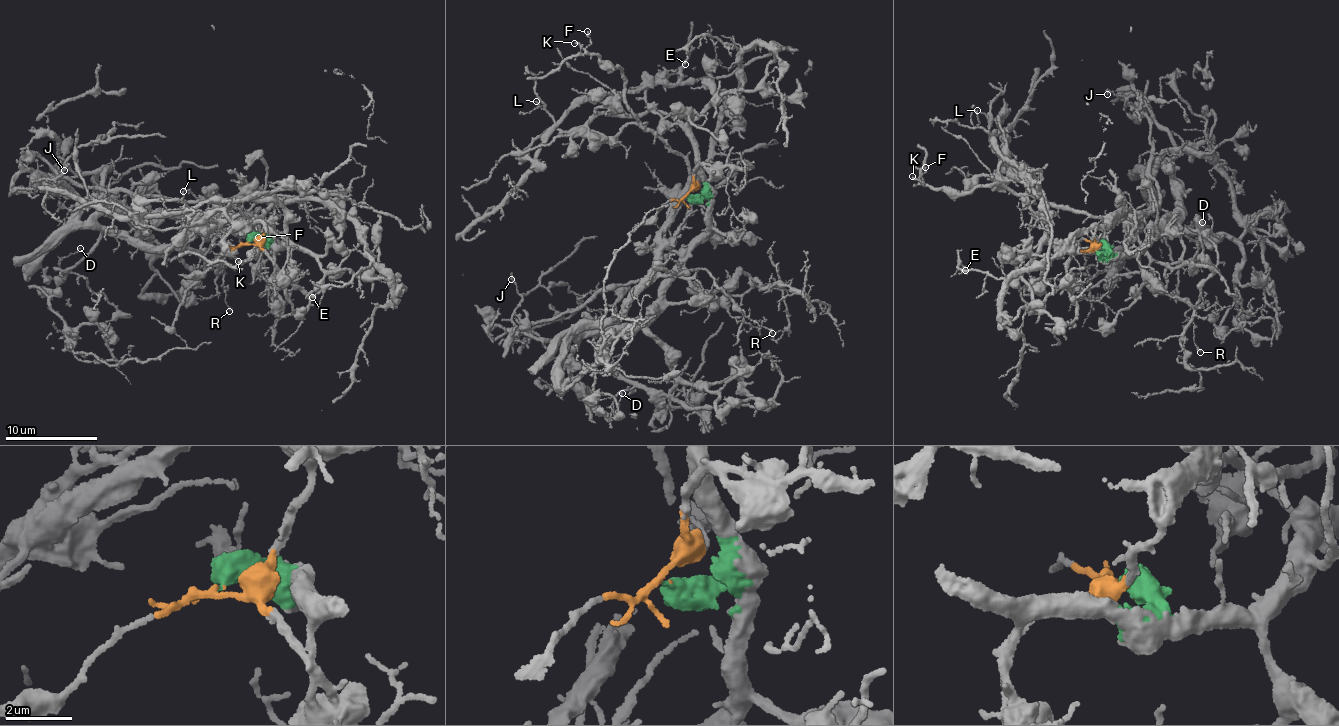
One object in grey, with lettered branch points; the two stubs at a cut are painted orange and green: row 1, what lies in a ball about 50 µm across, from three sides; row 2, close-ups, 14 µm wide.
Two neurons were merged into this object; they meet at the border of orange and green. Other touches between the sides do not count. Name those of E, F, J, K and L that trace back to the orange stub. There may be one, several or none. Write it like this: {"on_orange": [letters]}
{"on_orange": ["E", "F", "K"]}

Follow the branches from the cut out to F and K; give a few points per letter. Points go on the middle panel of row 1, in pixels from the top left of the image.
F: (689, 196), (699, 182), (698, 176), (683, 157), (630, 109), (622, 70), (590, 52), (587, 31)
K: (689, 196), (701, 179), (683, 157), (630, 109), (622, 70), (574, 43)

